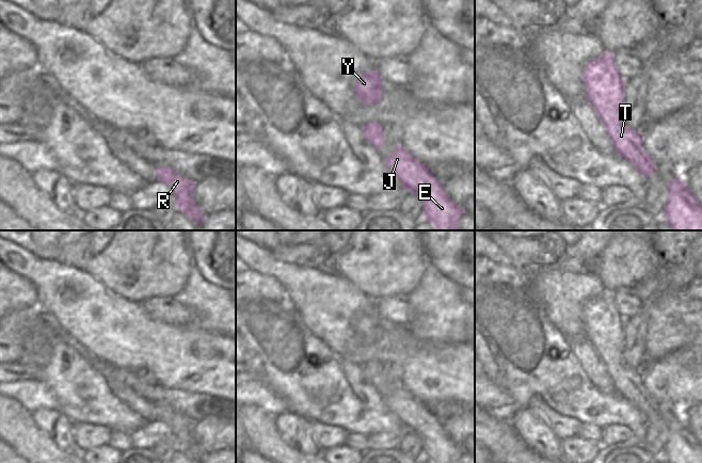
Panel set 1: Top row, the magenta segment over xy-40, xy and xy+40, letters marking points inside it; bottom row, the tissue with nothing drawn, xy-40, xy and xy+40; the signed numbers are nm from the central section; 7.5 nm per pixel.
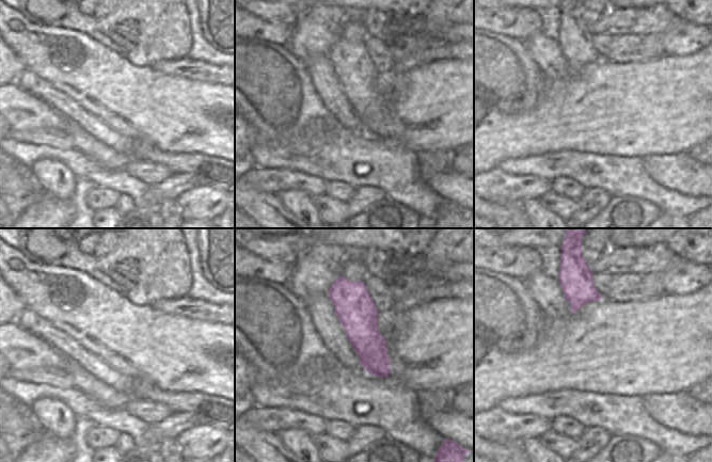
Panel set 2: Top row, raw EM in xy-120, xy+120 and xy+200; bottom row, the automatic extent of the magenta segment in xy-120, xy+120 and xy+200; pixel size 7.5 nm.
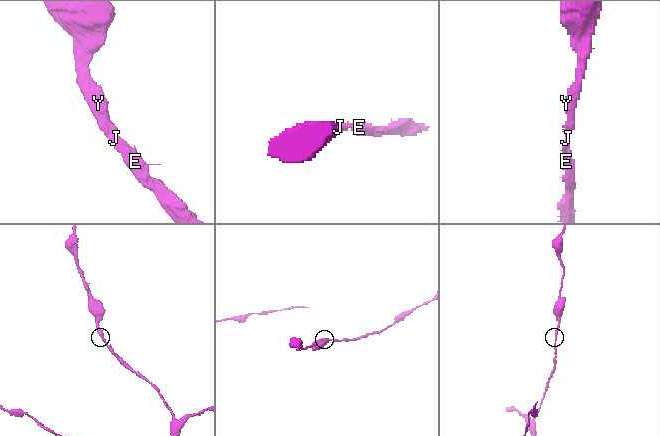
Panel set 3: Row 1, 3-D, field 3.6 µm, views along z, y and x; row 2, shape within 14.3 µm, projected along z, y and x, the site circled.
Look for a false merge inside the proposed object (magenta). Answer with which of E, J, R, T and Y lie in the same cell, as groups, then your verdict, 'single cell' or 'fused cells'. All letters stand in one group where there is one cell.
E J R T Y | single cell

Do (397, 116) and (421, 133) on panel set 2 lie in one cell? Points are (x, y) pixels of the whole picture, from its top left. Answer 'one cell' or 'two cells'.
one cell

